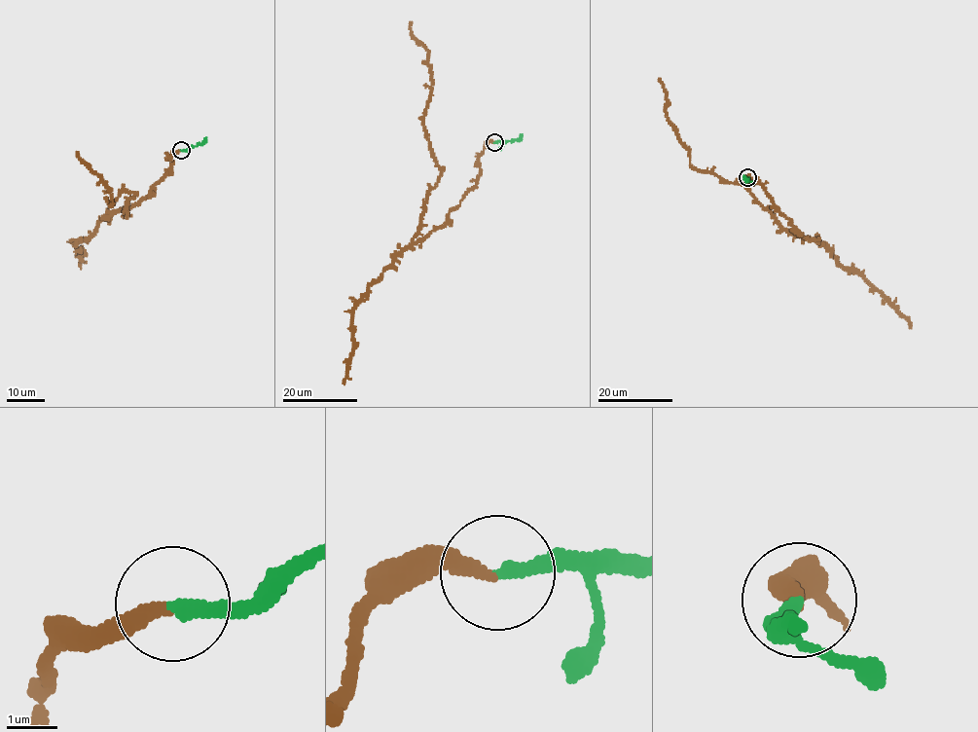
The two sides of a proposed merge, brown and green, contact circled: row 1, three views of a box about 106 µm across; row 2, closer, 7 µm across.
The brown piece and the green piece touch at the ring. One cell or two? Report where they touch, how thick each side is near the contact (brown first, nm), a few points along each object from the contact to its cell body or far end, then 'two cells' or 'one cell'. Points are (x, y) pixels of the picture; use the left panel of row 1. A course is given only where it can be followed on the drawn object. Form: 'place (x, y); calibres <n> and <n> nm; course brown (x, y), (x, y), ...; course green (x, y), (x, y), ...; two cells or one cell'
place (181, 150); calibres 300 and 280 nm; course brown (181, 150), (125, 213), (134, 194), (108, 205), (110, 188), (77, 153); course green (181, 150), (188, 150), (206, 138); one cell

